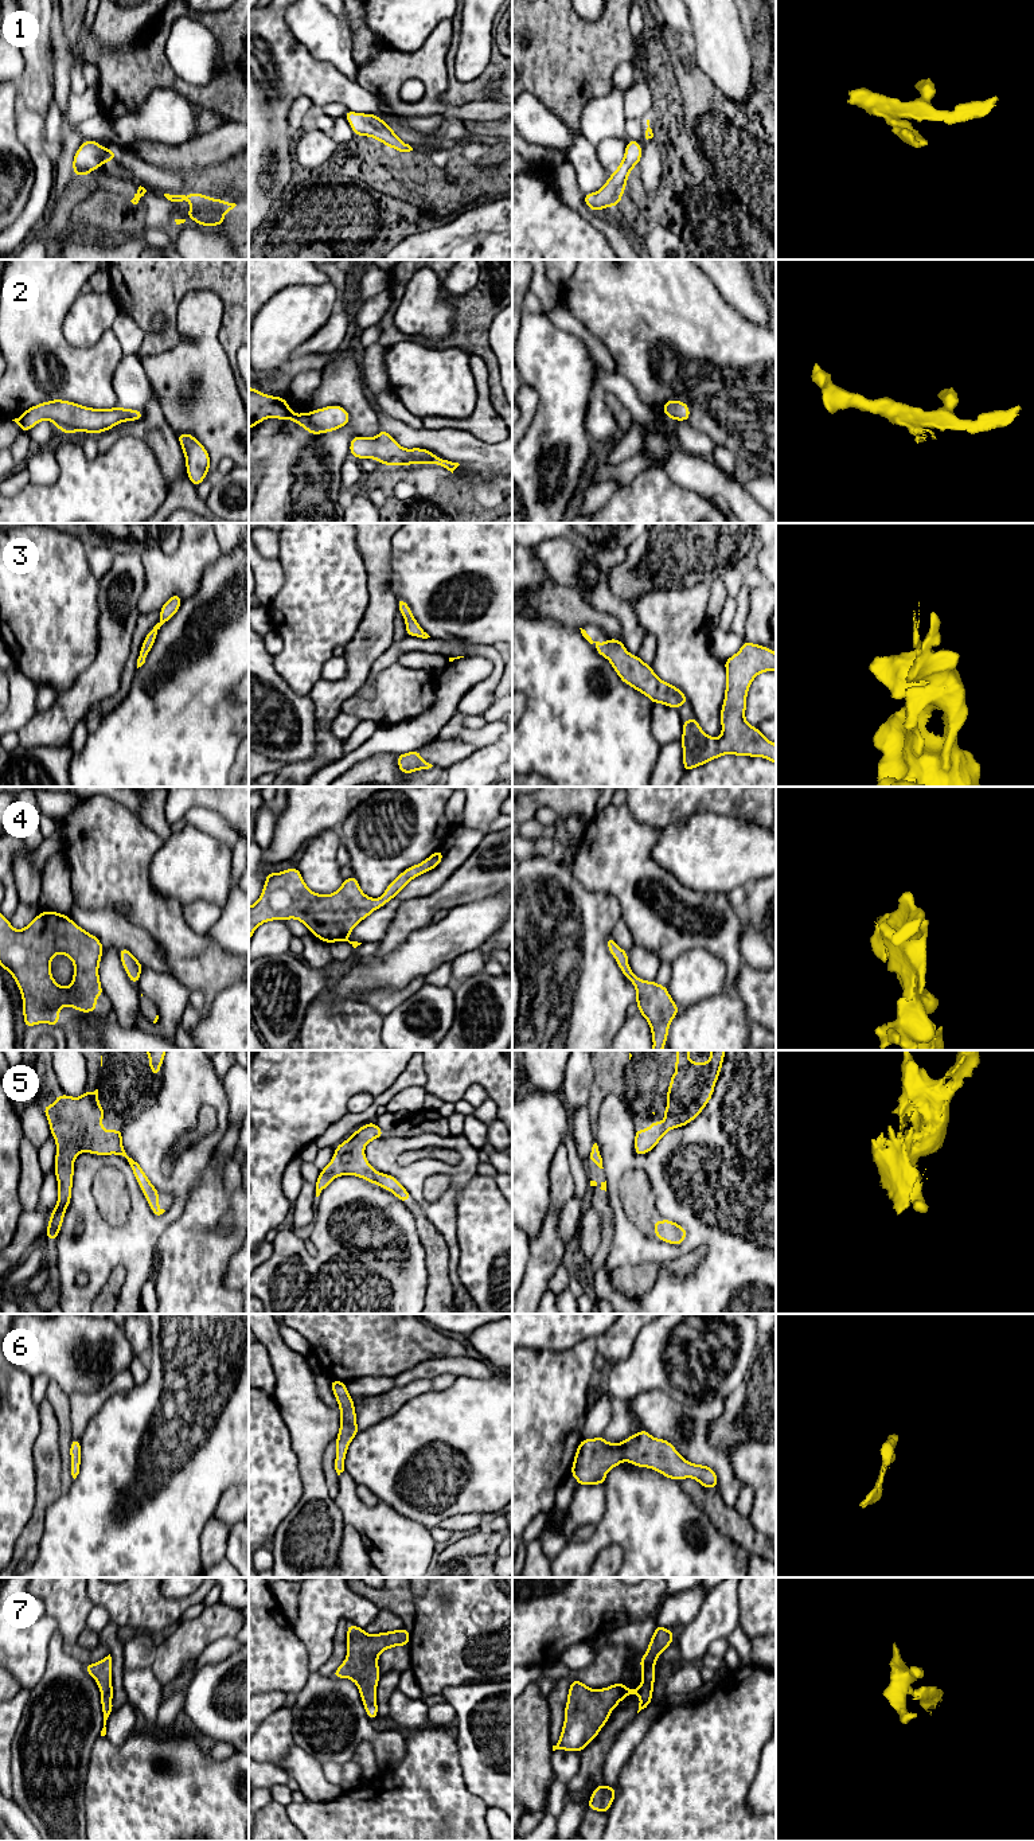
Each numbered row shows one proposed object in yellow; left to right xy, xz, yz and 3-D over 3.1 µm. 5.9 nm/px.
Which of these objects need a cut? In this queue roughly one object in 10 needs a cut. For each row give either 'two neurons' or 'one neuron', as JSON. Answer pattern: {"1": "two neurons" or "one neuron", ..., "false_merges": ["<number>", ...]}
{"1": "one neuron", "2": "one neuron", "3": "one neuron", "4": "one neuron", "5": "one neuron", "6": "one neuron", "7": "one neuron", "false_merges": []}

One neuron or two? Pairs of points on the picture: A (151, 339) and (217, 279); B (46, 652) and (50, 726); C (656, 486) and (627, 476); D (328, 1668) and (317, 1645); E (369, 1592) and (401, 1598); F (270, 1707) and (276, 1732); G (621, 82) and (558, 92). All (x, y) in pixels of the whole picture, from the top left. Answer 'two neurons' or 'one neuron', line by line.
A: one neuron
B: two neurons
C: two neurons
D: two neurons
E: one neuron
F: two neurons
G: two neurons

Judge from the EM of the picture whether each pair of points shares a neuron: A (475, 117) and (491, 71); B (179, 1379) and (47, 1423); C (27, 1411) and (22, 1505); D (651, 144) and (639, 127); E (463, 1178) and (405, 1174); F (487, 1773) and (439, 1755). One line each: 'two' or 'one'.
A: two
B: two
C: one
D: one
E: one
F: two

